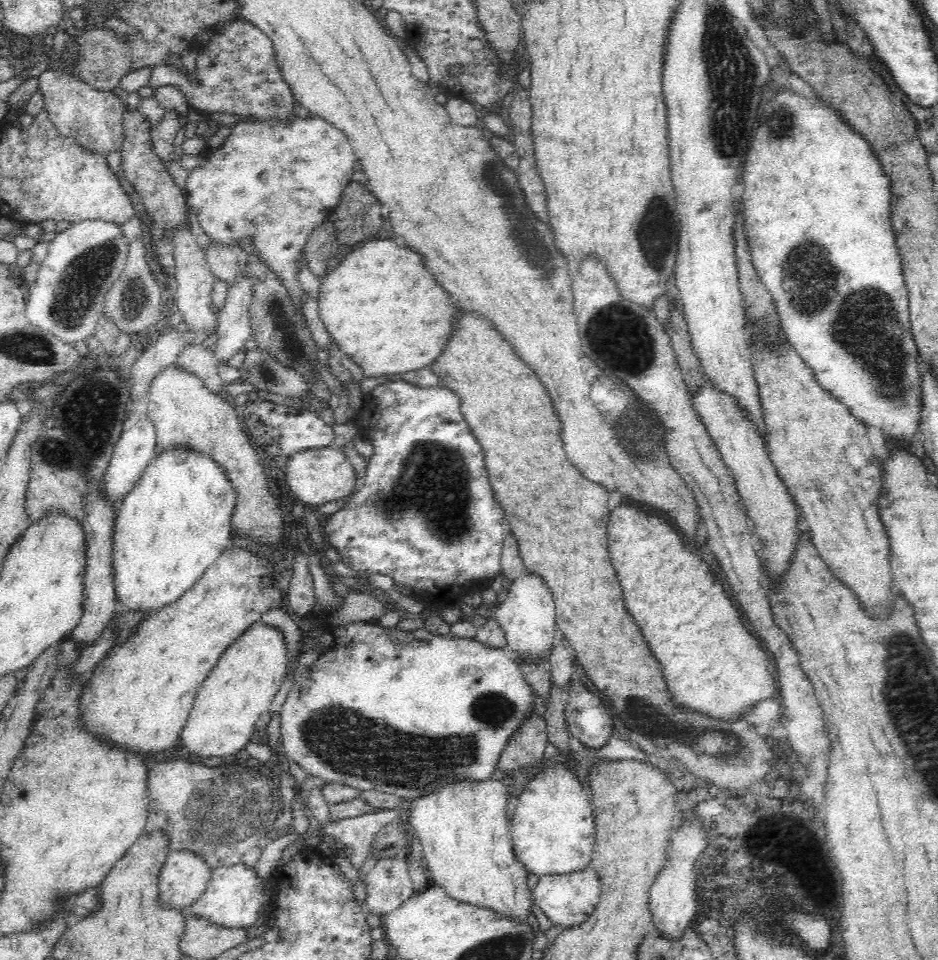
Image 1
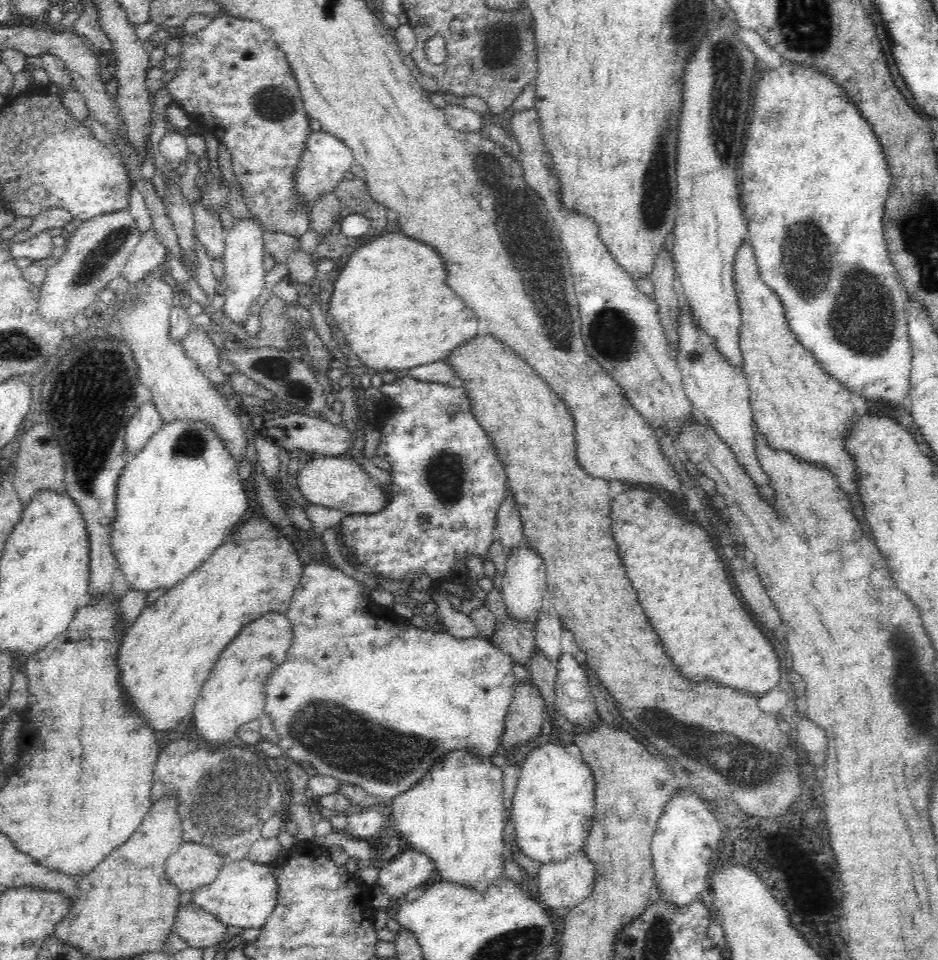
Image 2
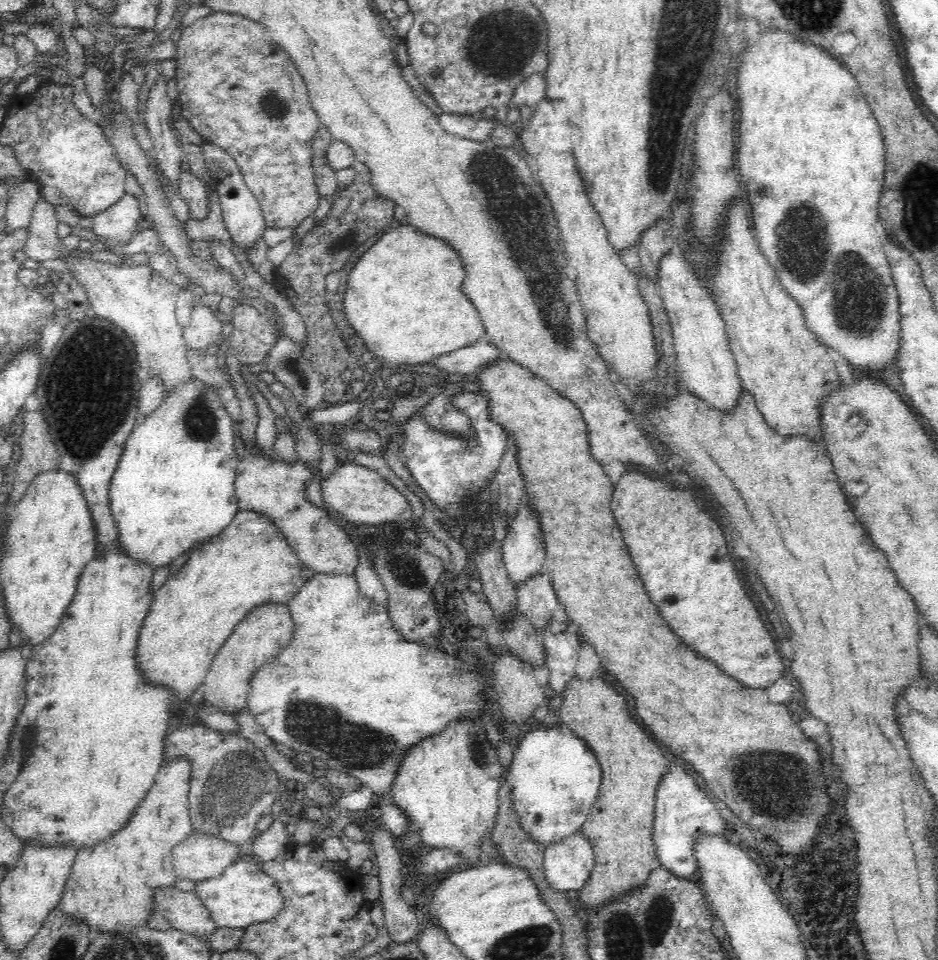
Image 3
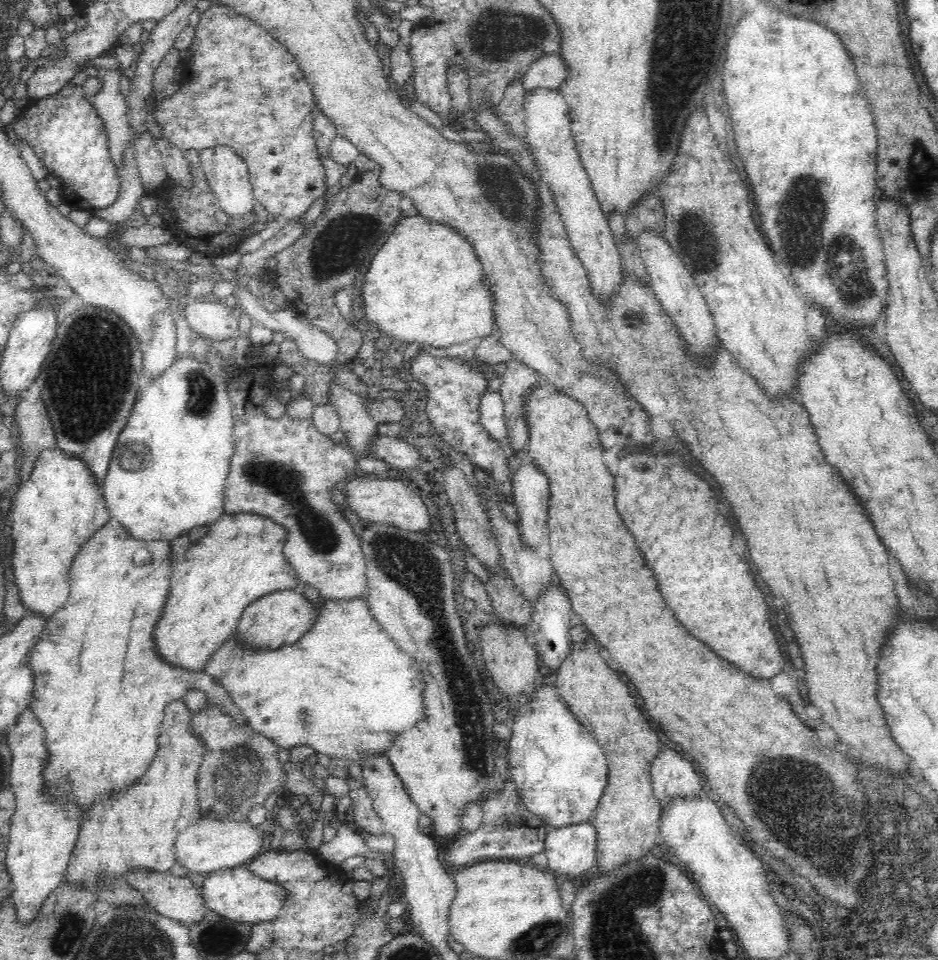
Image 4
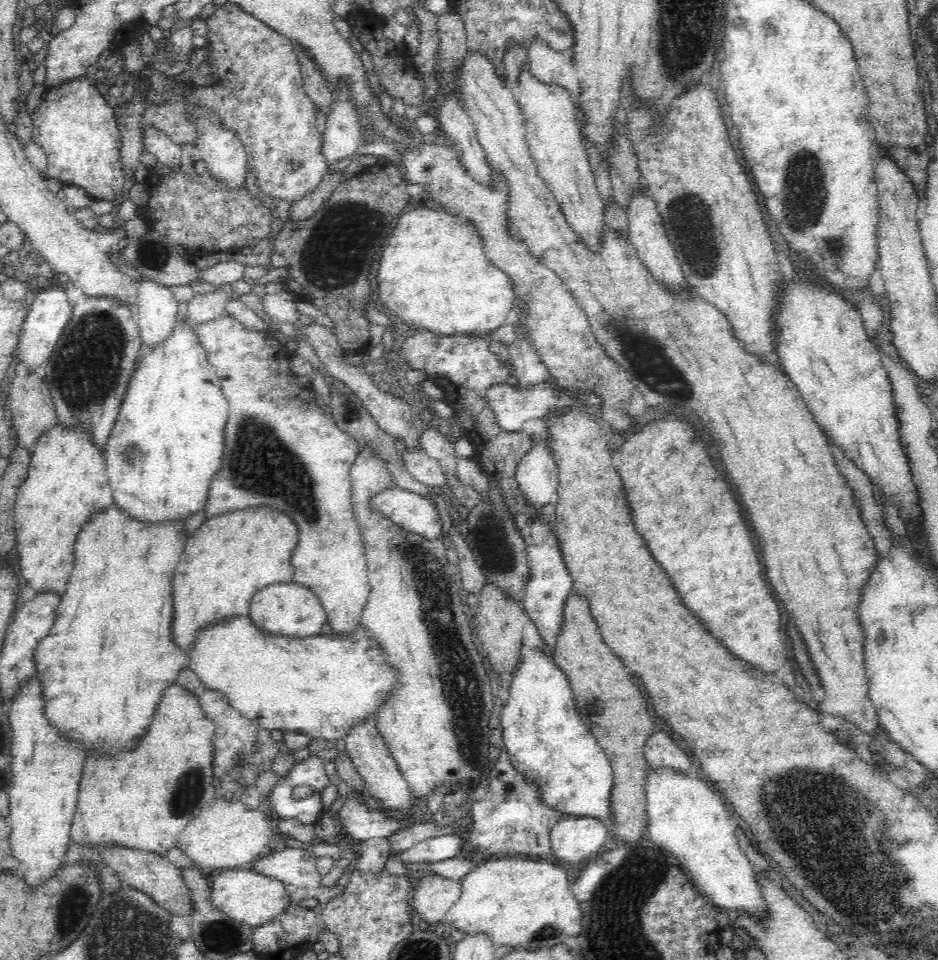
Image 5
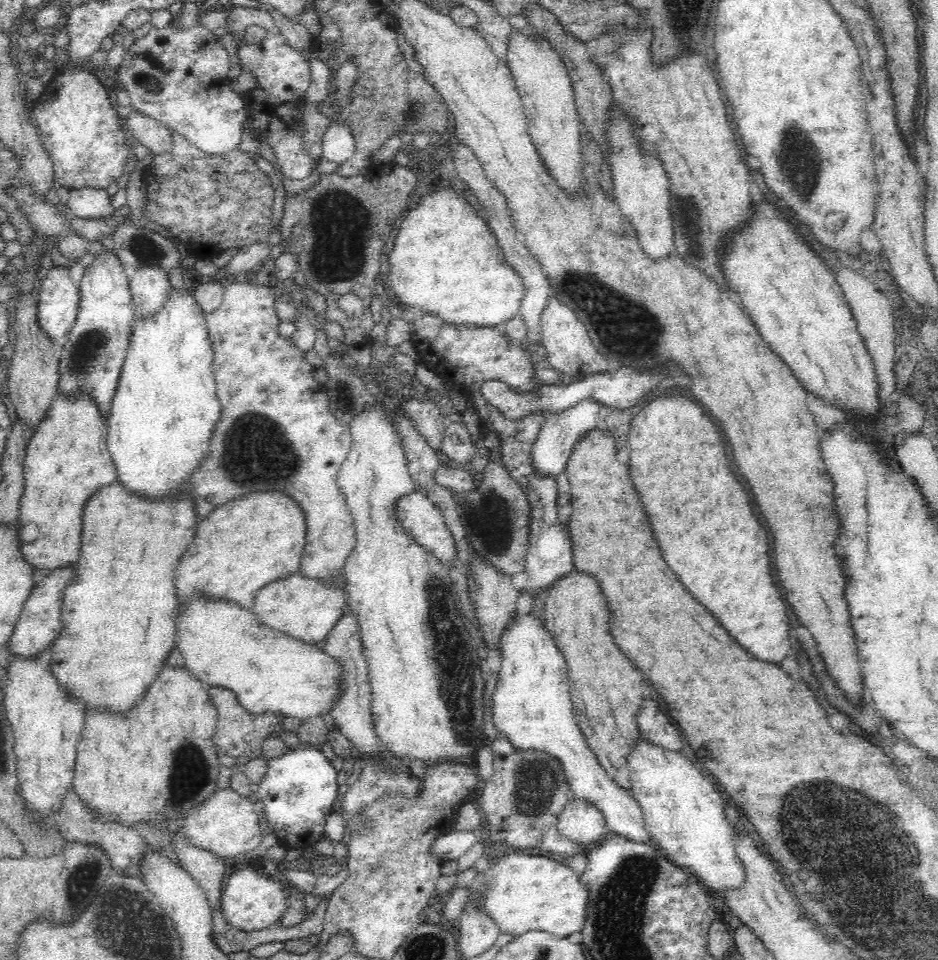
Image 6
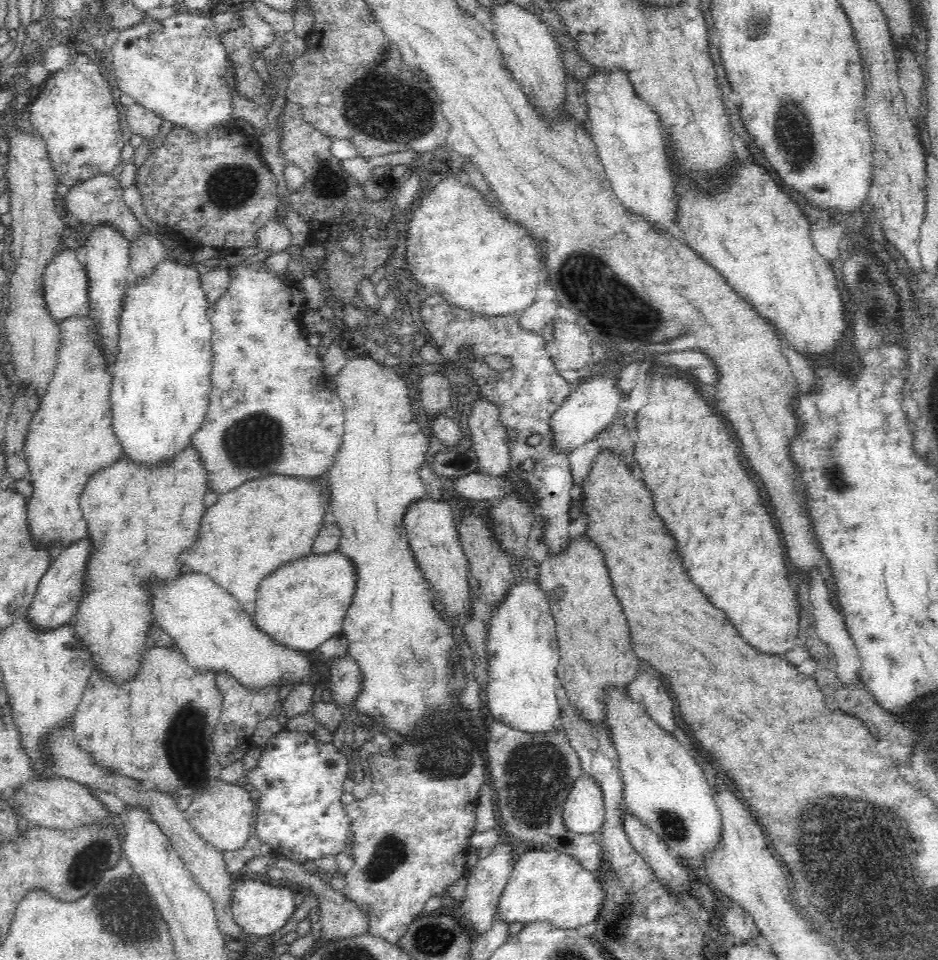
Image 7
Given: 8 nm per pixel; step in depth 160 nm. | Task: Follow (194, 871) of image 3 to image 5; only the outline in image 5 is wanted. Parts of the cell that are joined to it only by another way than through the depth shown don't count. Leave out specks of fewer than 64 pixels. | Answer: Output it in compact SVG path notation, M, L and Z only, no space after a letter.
M212 799L181 832L178 847L193 861L194 866L204 871L216 868L241 868L253 858L258 858L262 849L273 841L277 829L268 823L264 808L251 810L240 799Z

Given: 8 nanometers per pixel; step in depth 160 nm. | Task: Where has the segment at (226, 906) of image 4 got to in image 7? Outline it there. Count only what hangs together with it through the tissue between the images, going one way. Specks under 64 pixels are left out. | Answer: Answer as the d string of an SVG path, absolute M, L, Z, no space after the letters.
M245 875L234 886L232 894L232 911L234 921L247 934L254 937L276 934L292 918L296 908L293 891L290 887L272 886Z

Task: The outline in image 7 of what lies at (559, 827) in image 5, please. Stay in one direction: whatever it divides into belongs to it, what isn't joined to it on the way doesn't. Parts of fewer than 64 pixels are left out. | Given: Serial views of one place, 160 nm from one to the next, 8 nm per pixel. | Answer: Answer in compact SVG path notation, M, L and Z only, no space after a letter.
M580 772L568 793L562 814L568 830L589 836L602 826L605 806L602 789L590 775Z

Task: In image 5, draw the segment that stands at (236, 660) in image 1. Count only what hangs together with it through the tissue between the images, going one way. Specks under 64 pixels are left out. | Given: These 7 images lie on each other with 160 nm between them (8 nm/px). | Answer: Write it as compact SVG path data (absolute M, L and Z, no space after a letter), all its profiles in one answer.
M294 581L272 584L260 589L251 600L249 615L260 629L285 637L316 636L322 632L322 626L327 622L327 614L318 600L318 595Z

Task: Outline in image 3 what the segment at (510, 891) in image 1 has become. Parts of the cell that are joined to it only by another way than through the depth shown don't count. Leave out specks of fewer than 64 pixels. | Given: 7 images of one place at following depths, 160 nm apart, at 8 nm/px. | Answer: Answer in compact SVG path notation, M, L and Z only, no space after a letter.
M460 718L403 752L390 792L420 830L426 849L462 851L463 861L476 866L480 864L481 836L490 836L495 823L501 772L497 750L490 744L481 718Z

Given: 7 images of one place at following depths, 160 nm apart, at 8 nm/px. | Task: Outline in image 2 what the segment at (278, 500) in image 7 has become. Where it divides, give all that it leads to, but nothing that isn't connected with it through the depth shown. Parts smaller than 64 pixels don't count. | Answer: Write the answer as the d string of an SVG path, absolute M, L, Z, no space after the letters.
M255 498L248 502L250 516L242 522L242 526L236 532L228 533L222 544L198 568L194 568L152 604L146 605L124 636L122 648L118 652L122 687L132 699L132 705L143 718L149 720L157 734L173 730L182 718L190 714L220 653L243 626L256 620L262 613L285 614L304 573L304 566L294 552L292 543L273 522L262 516L263 512L258 510Z

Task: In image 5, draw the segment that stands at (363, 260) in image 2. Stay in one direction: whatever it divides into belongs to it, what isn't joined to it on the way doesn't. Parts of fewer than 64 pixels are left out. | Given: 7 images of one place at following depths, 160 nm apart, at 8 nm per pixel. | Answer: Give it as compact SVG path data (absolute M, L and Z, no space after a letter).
M418 208L401 214L396 221L388 246L384 248L377 274L378 298L392 314L410 327L430 329L440 335L458 331L488 334L498 330L516 304L514 283L500 270L484 251L484 240L474 224L466 217L434 208Z

